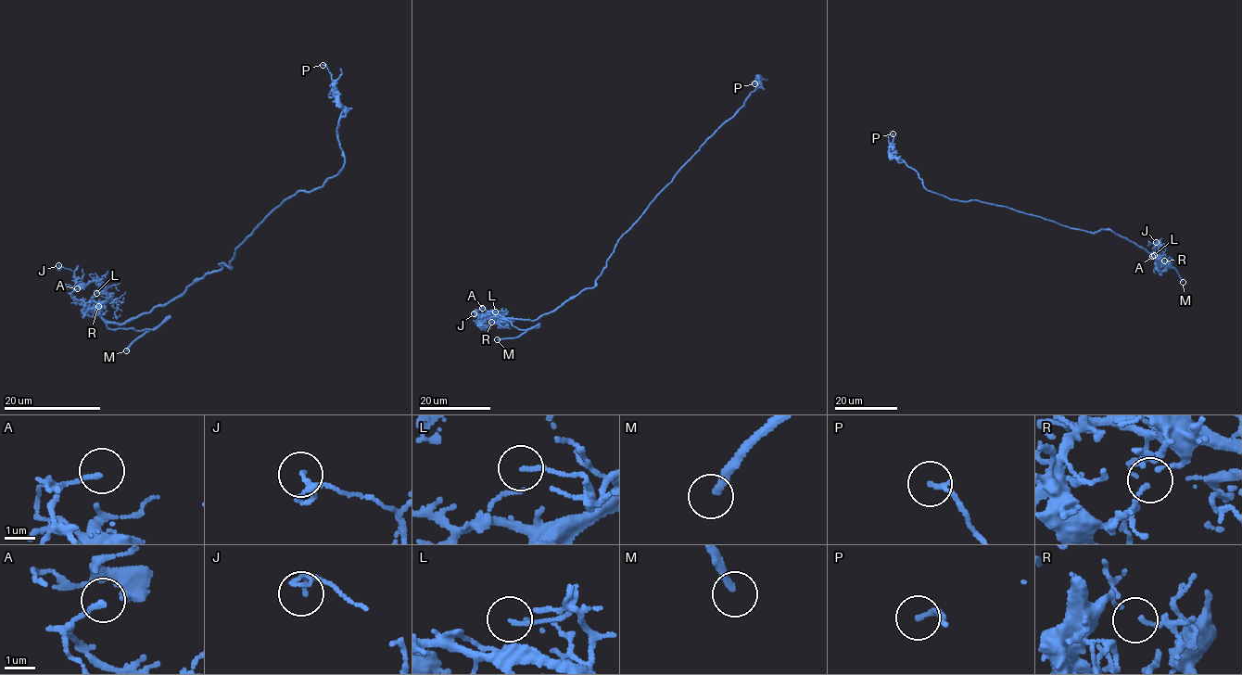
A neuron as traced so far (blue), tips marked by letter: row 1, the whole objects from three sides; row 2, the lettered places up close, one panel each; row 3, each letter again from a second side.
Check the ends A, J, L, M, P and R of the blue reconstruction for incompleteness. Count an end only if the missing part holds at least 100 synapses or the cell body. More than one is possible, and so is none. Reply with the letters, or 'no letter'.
M

